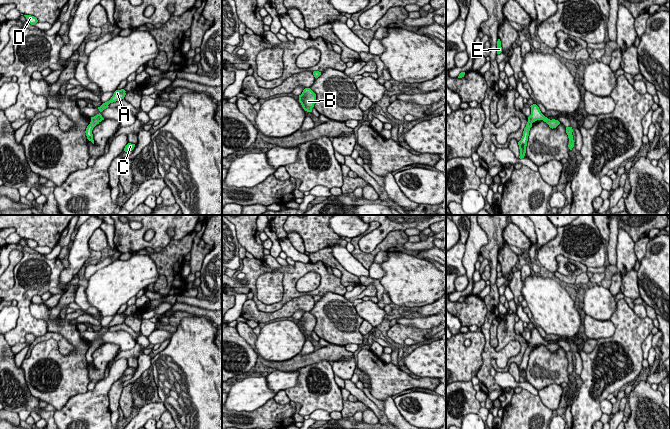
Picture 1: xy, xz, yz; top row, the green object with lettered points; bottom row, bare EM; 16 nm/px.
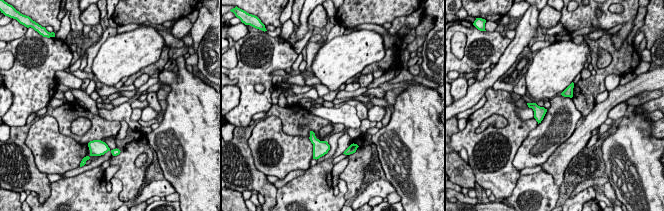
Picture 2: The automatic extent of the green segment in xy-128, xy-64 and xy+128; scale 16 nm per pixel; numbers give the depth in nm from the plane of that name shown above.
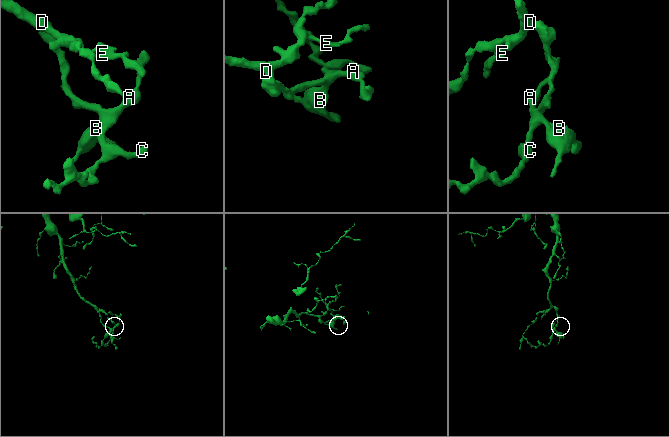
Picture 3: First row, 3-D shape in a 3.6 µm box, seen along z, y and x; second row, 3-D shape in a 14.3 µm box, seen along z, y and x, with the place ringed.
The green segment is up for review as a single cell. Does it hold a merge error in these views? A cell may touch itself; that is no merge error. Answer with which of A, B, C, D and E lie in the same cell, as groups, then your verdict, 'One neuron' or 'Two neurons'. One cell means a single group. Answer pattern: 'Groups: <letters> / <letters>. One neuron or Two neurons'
Groups: A B C D E. One neuron

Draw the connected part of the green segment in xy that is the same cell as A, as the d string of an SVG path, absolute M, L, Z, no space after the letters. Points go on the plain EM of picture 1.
M124 313L116 314L109 325L103 327L100 331L98 331L100 337L101 337L104 333L108 332L108 331L109 331L108 329L109 329L110 327L113 327L113 326L116 326L116 325L119 325L119 324L124 323L124 321L125 321L125 319L126 319L125 316L126 316L126 315L125 315Z

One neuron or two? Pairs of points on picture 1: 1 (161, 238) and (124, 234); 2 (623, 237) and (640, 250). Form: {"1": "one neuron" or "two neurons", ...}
{"1": "one neuron", "2": "two neurons"}

